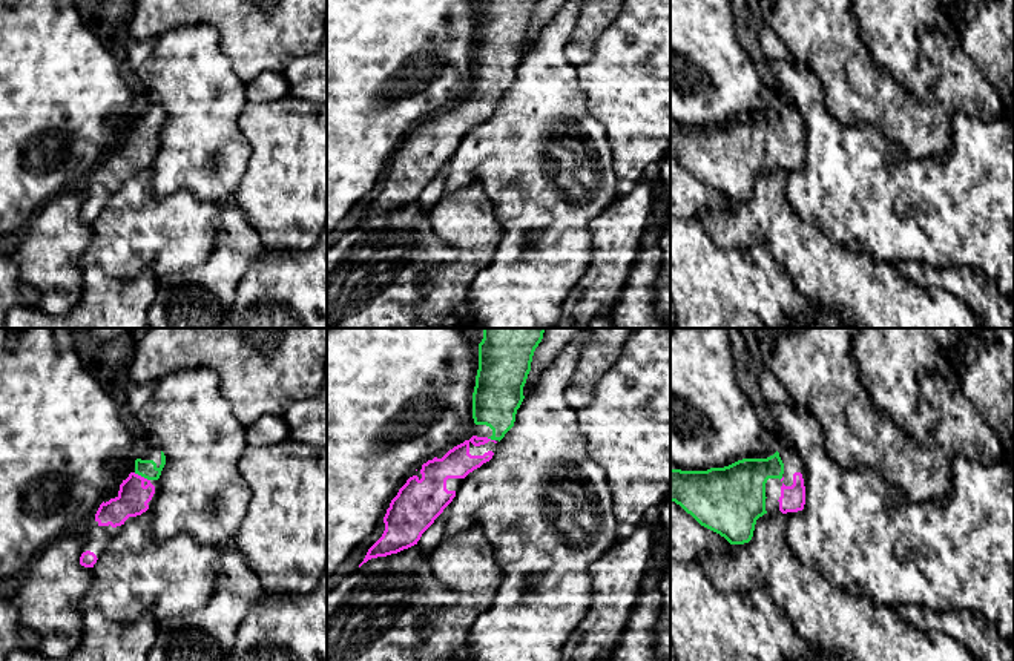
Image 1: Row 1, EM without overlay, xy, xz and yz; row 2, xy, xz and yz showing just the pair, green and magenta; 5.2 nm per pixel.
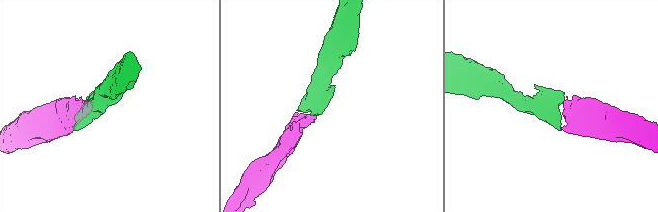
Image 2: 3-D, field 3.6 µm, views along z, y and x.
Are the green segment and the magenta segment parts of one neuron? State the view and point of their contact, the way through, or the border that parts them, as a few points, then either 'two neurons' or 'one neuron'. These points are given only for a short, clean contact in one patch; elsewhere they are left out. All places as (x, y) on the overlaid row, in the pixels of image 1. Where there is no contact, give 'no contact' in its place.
xy (141, 476) | across xy (146, 468), (141, 476), (134, 483), (132, 499) | one neuron

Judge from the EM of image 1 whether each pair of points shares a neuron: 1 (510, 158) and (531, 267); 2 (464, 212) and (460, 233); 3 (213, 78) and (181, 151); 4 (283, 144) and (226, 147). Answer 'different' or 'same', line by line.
1: same
2: same
3: same
4: different

